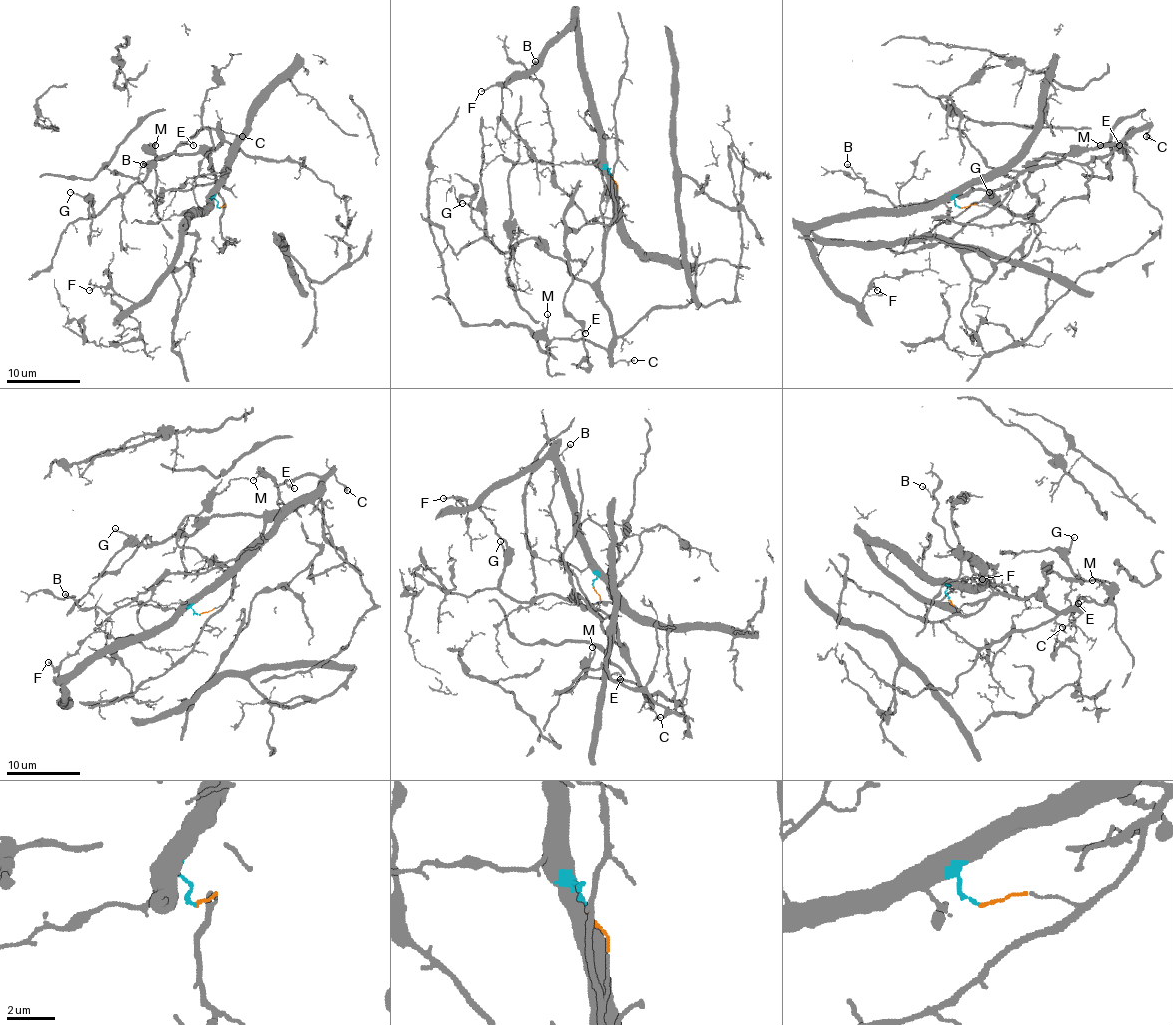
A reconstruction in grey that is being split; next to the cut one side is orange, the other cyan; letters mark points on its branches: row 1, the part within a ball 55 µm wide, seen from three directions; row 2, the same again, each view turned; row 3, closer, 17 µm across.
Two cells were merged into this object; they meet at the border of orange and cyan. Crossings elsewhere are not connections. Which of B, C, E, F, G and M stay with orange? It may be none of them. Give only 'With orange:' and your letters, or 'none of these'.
With orange: B, C, E, G, M

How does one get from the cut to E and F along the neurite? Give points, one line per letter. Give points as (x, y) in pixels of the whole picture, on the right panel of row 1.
E: (962, 208), (995, 208), (1026, 171), (1121, 142), (1134, 131), (1123, 144), (1116, 142), (1119, 145)
F: (960, 208), (938, 199), (822, 221), (809, 233), (815, 265), (853, 301), (877, 290)

